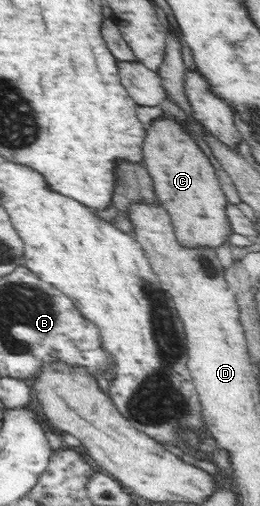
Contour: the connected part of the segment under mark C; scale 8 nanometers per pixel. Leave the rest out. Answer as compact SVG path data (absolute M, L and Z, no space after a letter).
M164 114L162 118L156 118L154 122L146 126L146 135L142 148L143 162L145 169L153 182L153 189L156 193L159 204L171 218L175 237L184 248L218 248L233 233L232 225L226 215L226 197L220 187L220 182L214 173L214 167L198 147L196 141L186 132L185 128L178 124L172 117Z

